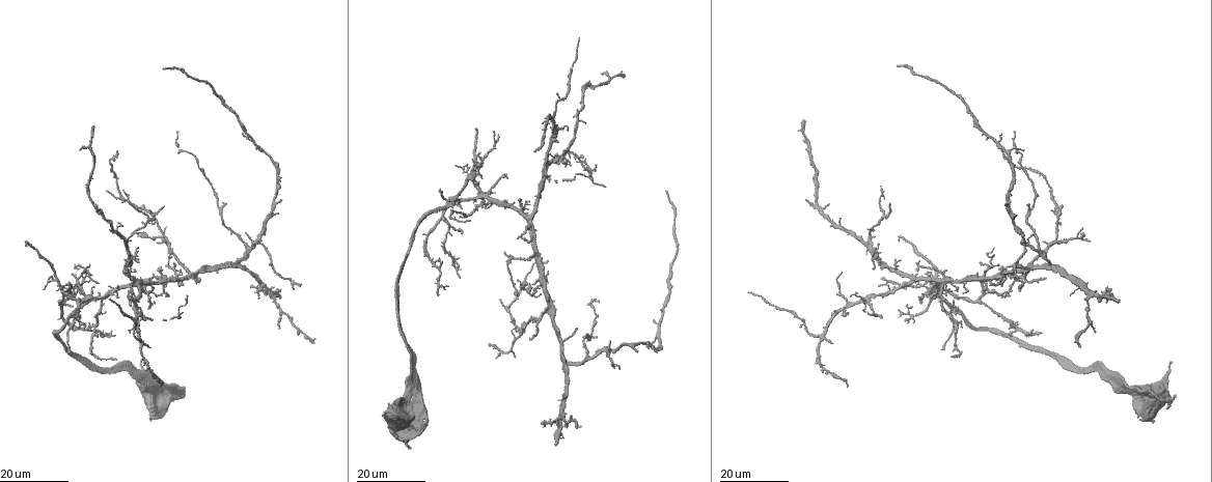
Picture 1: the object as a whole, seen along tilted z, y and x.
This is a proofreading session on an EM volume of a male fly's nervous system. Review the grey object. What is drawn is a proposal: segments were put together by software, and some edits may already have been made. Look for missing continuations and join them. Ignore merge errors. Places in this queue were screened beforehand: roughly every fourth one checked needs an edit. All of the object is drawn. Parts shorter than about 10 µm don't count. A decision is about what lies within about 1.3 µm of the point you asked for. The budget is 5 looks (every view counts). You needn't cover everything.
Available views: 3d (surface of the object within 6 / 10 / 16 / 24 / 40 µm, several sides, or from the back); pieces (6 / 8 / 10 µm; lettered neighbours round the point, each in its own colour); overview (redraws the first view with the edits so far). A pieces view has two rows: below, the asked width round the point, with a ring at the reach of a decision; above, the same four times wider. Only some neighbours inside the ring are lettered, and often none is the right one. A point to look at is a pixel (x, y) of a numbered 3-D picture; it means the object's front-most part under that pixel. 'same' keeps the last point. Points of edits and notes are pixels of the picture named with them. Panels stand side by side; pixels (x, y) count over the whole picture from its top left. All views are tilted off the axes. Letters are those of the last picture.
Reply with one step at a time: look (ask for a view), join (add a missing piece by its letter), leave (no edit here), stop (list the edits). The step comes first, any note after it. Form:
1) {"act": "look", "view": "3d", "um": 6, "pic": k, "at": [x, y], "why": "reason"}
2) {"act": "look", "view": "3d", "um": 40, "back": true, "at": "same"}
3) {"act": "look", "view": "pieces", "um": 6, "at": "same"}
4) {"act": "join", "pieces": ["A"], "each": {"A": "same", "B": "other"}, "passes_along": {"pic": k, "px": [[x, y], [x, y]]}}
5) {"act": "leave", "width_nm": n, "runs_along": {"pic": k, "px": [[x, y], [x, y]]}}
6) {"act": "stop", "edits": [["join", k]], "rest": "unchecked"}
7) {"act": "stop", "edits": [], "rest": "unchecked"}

{"act": "look", "view": "3d", "um": 16, "pic": 1, "at": [666, 190], "why": "long arm stops here"}

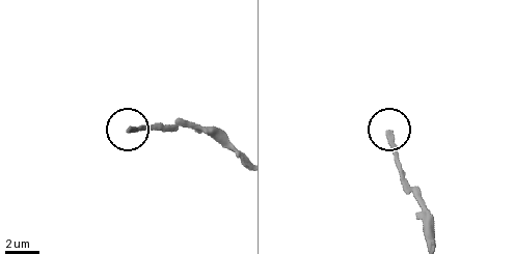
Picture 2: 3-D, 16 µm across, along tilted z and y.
{"act": "look", "view": "pieces", "um": 6, "pic": 2, "at": [389, 132]}

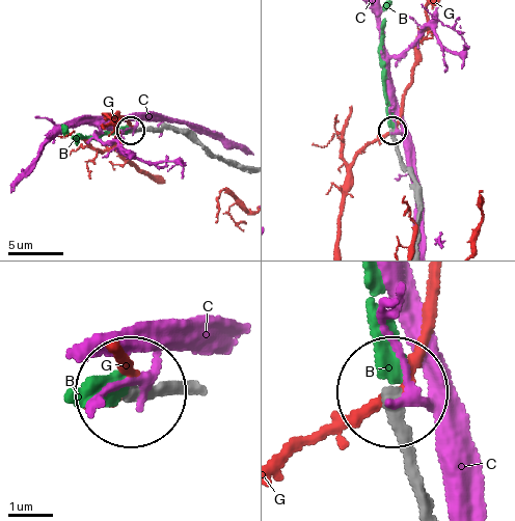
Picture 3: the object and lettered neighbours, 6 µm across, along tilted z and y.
{"act": "join", "pieces": ["B"], "each": {"B": "same", "C": "other", "G": "other"}, "passes_along": {"pic": 3, "px": [[402, 160], [384, 88], [380, 44], [383, 17]]}, "found": "it goes on there"}

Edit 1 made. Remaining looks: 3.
{"act": "look", "view": "3d", "um": 24, "pic": 1, "at": [479, 162]}

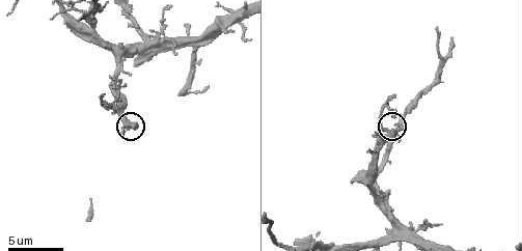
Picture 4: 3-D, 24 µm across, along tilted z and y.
{"act": "look", "view": "pieces", "um": 10, "pic": 4, "at": [394, 131]}

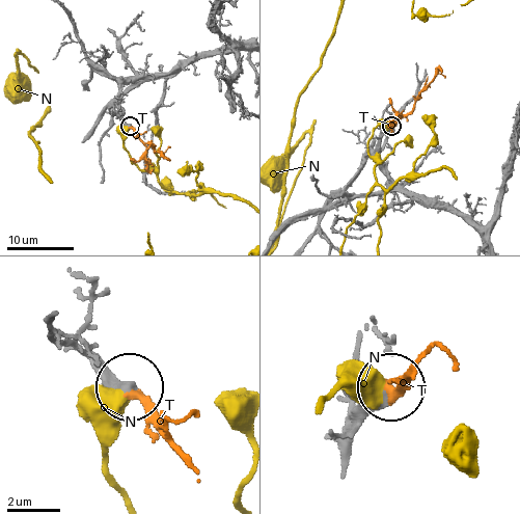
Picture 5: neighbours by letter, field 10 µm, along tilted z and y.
{"act": "join", "pieces": ["T"], "each": {"N": "other", "T": "same"}, "passes_along": {"pic": 5, "px": [[380, 140], [411, 110], [438, 71], [441, 73]]}, "found": "it goes on there"}

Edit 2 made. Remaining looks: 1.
{"act": "stop", "edits": [["join", 3], ["join", 5]], "rest": "unchecked"}

